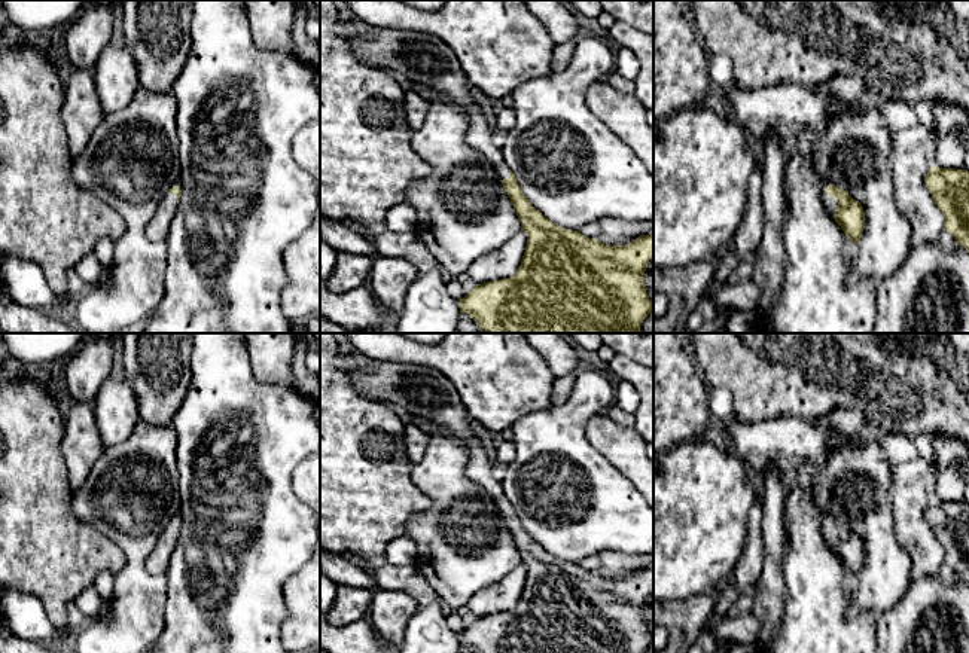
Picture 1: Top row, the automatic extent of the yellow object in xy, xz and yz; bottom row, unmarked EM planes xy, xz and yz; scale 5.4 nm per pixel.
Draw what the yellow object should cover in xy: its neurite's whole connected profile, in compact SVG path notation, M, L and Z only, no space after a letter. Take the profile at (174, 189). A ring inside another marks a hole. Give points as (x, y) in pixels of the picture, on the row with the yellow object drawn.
M176 181L162 196L153 219L146 226L146 237L153 242L165 242L170 225L180 199L182 186Z

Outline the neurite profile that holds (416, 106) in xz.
M412 91L405 92L405 110L408 113L408 125L411 131L420 129L423 126L430 104L430 101Z

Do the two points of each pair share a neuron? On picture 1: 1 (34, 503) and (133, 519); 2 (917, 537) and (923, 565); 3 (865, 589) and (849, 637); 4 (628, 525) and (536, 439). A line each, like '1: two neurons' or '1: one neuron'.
1: two neurons
2: one neuron
3: two neurons
4: one neuron

